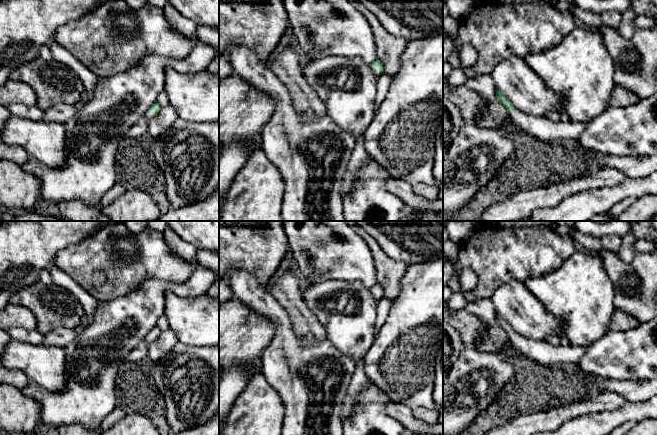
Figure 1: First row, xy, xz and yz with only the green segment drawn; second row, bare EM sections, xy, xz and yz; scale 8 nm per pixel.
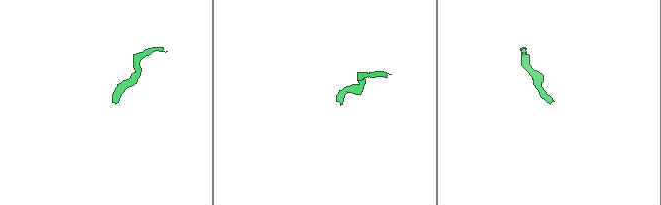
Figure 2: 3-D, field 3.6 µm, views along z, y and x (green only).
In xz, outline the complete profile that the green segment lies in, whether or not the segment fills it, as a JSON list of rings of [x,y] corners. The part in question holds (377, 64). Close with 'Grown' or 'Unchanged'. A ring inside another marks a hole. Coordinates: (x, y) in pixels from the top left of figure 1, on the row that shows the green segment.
[[[376,58],[376,60],[373,61],[369,66],[376,78],[384,73],[383,63],[378,58]]]. Grown

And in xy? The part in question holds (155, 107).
[[[156,100],[151,106],[150,108],[145,112],[144,116],[145,118],[150,121],[151,119],[153,119],[157,113],[160,111],[161,106],[159,105],[158,101]]]. Grown

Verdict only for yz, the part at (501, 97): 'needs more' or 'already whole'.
needs more

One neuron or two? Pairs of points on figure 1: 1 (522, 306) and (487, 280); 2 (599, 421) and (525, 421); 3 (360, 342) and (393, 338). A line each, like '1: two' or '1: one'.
1: two
2: two
3: two

